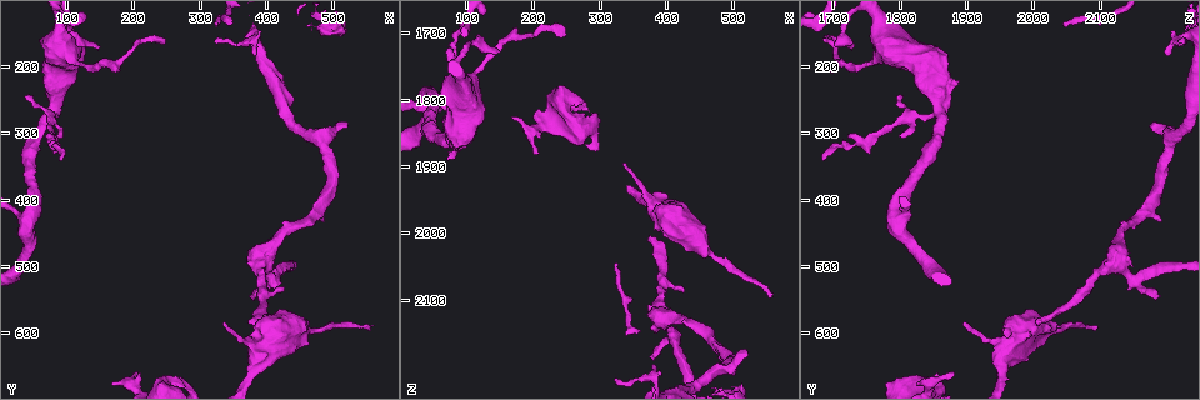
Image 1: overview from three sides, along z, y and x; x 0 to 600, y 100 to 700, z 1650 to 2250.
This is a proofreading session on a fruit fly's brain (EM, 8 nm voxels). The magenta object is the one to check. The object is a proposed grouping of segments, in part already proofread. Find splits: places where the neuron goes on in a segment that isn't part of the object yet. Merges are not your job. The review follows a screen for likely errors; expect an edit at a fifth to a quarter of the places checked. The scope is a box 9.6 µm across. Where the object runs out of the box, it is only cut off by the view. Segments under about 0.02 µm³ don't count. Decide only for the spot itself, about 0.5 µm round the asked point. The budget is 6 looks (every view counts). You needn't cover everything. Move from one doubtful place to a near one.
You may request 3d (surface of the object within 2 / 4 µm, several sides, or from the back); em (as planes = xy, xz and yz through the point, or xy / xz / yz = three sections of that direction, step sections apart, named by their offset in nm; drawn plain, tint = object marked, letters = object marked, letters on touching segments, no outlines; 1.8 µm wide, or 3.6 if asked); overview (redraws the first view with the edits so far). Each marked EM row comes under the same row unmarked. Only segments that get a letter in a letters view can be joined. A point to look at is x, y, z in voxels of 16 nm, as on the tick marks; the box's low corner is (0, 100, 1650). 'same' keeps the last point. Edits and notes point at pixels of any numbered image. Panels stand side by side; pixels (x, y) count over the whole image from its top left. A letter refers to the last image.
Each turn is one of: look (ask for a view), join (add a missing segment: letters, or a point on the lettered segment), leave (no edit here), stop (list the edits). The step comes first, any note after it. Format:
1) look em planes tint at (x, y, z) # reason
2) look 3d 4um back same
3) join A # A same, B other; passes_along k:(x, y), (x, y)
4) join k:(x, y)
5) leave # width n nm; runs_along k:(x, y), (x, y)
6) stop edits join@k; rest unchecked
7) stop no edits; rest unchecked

look 3d 4um at (375, 585, 2005) # an open end

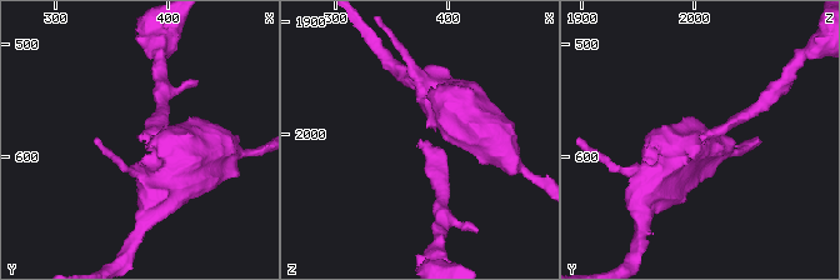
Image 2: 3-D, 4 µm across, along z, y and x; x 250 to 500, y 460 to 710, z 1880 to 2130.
look em planes letters at (372, 582, 2006) # now the EM

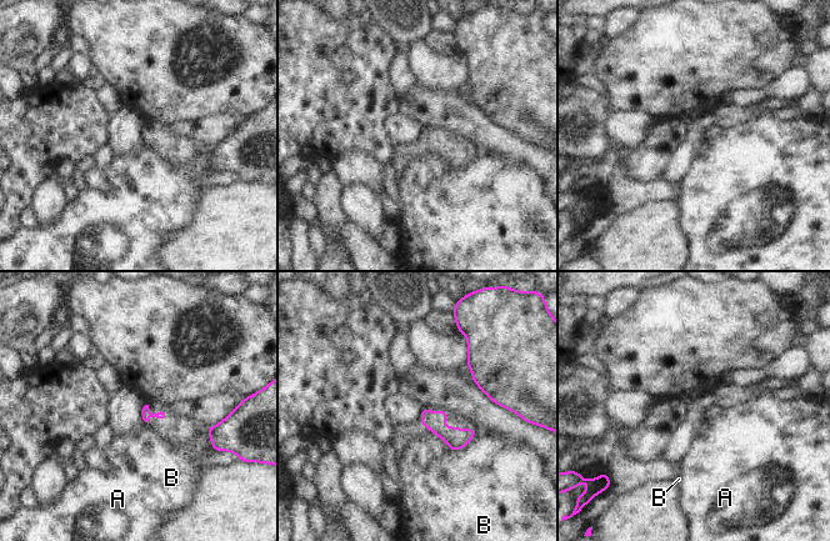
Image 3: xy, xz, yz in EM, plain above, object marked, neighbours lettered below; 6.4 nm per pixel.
leave # A other, B other; border 3:(430, 430), (451, 451), (478, 430); none of them fits

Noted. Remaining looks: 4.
look em planes letters at (380, 545, 2190) # an open end

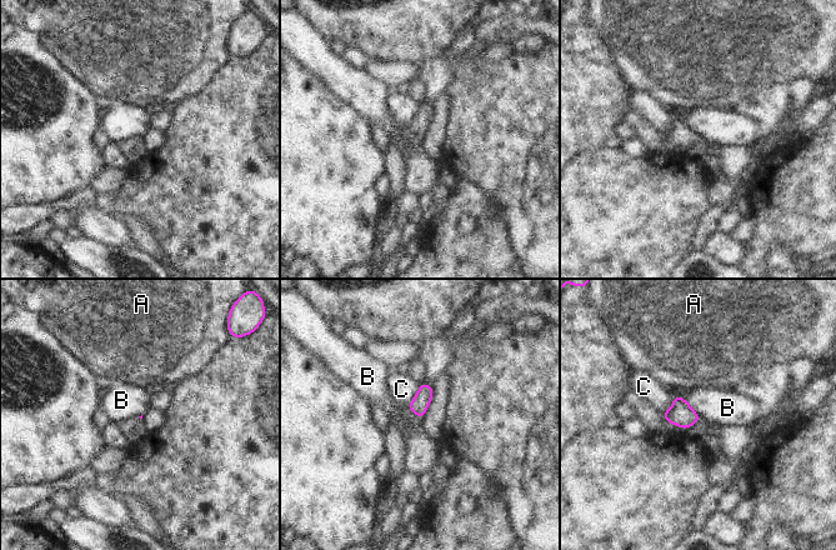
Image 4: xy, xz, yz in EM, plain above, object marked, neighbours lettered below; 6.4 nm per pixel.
leave # longest_contact B 190 nm; A other, B other, C other; border 4:(681, 396), (701, 416); none of them fits

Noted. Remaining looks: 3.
look 3d 4um at (525, 285, 2180) # branch stops here

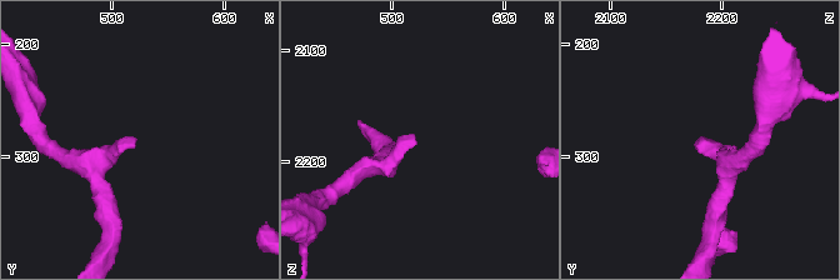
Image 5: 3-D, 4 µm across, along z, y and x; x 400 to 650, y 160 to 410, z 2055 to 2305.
look em xz step 4 letters at (524, 284, 2184) # need the tissue

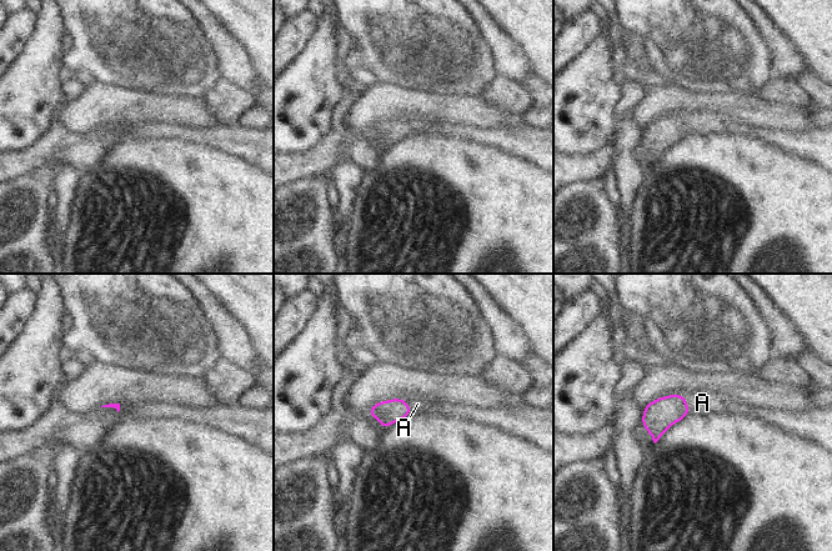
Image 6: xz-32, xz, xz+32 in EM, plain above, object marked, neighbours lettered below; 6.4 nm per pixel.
join A # A same; passes_along 6:(658, 415), (687, 405), (702, 402); it goes on there

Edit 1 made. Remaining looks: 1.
stop edits join@6; rest unchecked

